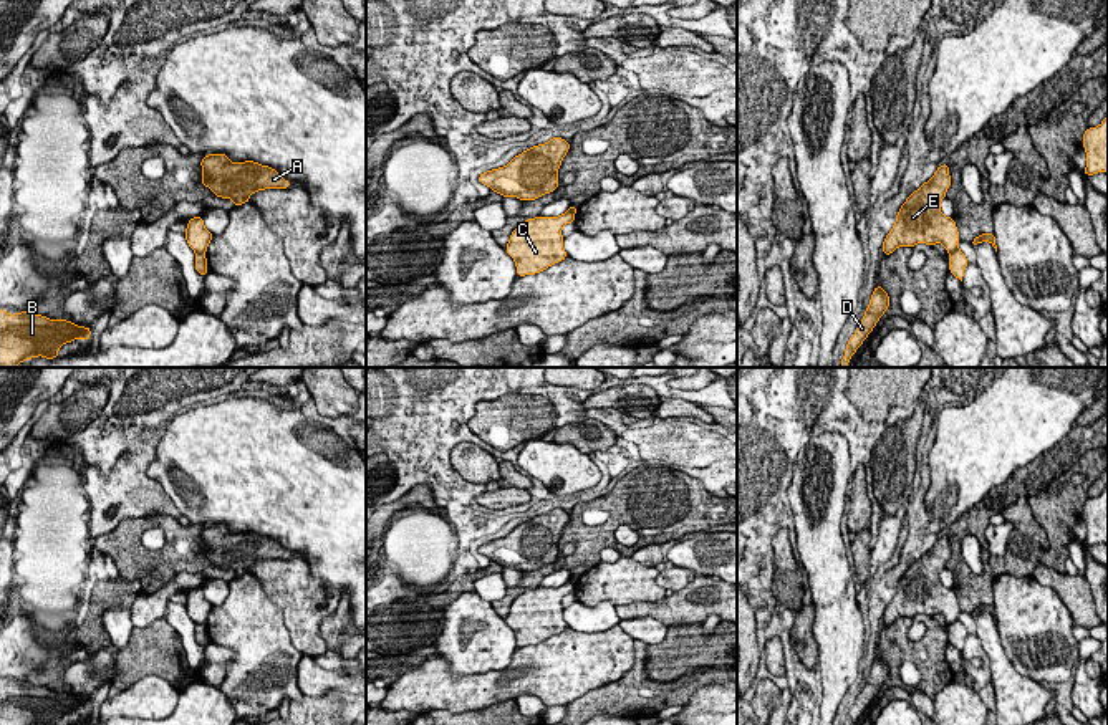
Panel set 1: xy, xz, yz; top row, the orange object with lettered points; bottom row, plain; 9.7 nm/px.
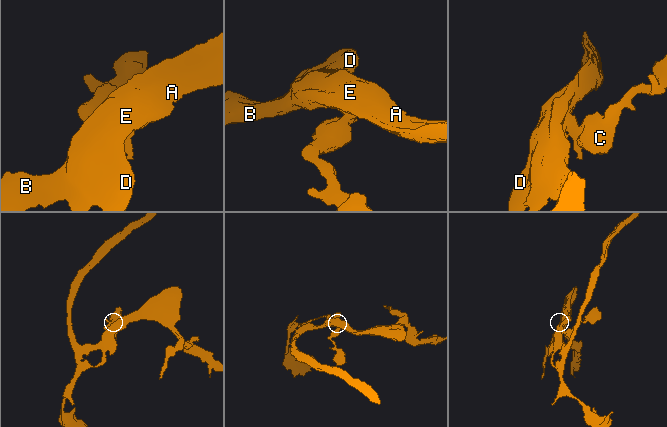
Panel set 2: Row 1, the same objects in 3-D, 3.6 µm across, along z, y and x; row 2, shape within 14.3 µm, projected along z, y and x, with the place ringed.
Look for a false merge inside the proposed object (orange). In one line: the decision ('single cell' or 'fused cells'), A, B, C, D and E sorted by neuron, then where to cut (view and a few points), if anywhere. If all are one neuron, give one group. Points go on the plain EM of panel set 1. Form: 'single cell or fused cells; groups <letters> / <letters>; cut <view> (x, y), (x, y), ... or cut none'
fused cells; groups A B D E / C; cut xy (196, 623), (204, 626)

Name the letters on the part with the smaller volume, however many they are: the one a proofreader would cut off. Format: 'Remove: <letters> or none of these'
Remove: C

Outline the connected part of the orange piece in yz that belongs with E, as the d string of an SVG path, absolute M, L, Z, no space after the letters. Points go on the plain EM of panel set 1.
M942 535L901 576L894 598L883 612L883 626L891 626L898 617L914 617L918 614L931 617L942 614L949 624L959 619L956 593L952 588L944 588L939 576L949 558L949 535Z

